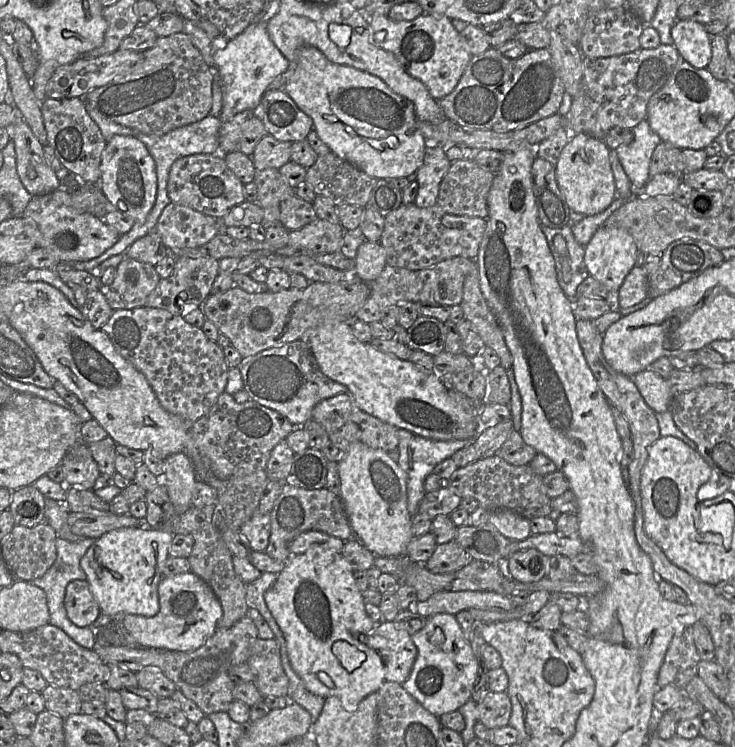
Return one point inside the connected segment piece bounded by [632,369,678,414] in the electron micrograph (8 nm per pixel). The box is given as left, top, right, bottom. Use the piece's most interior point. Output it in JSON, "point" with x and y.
{"point":[656,391]}

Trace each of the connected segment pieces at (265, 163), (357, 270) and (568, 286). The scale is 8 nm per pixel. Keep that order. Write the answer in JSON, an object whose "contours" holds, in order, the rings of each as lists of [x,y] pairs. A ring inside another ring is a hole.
{"contours":[[[[271,135],[264,136],[251,156],[257,171],[266,168],[279,169],[291,161],[291,146],[293,142],[283,142]]],[[[364,240],[354,259],[353,274],[361,281],[374,281],[387,265],[386,252],[380,242]]],[[[571,225],[541,228],[555,260],[558,282],[567,297],[574,300],[579,285],[590,275],[584,262],[585,245],[577,242]]]]}

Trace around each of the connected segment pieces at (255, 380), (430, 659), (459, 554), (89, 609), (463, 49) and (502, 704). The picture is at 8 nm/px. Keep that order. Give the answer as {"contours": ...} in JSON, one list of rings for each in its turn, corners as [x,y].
{"contours":[[[[296,340],[243,358],[238,366],[243,389],[251,400],[284,415],[302,427],[311,420],[313,408],[321,401],[347,392],[347,387],[327,377],[320,370],[307,342]]],[[[431,615],[426,625],[412,635],[412,640],[417,647],[417,657],[402,687],[437,717],[458,710],[471,698],[479,665],[455,615]]],[[[455,541],[437,545],[425,567],[436,574],[458,571],[471,561],[468,553]]],[[[73,580],[67,585],[64,606],[68,618],[78,627],[93,626],[102,615],[87,580]]],[[[428,13],[410,21],[396,21],[383,15],[367,16],[374,42],[392,52],[412,77],[425,84],[434,99],[440,100],[455,89],[473,55],[450,18]]],[[[489,691],[478,703],[478,722],[488,729],[494,730],[509,724],[511,715],[511,700],[504,692]]]]}

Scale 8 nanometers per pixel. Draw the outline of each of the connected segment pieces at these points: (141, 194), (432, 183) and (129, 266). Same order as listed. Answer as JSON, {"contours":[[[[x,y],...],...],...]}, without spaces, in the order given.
{"contours":[[[[113,136],[102,153],[100,170],[99,186],[113,211],[145,221],[155,204],[157,175],[155,162],[142,142],[132,136]]],[[[442,146],[426,147],[423,164],[415,177],[418,191],[413,203],[416,206],[427,208],[436,204],[441,181],[447,174],[451,163]]],[[[126,257],[118,264],[113,282],[99,291],[113,310],[132,309],[146,304],[160,280],[155,266]]]]}

